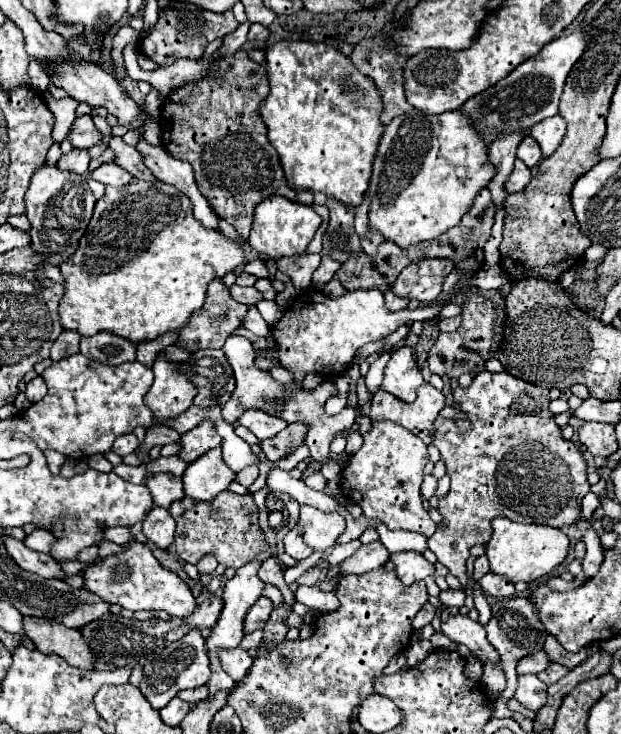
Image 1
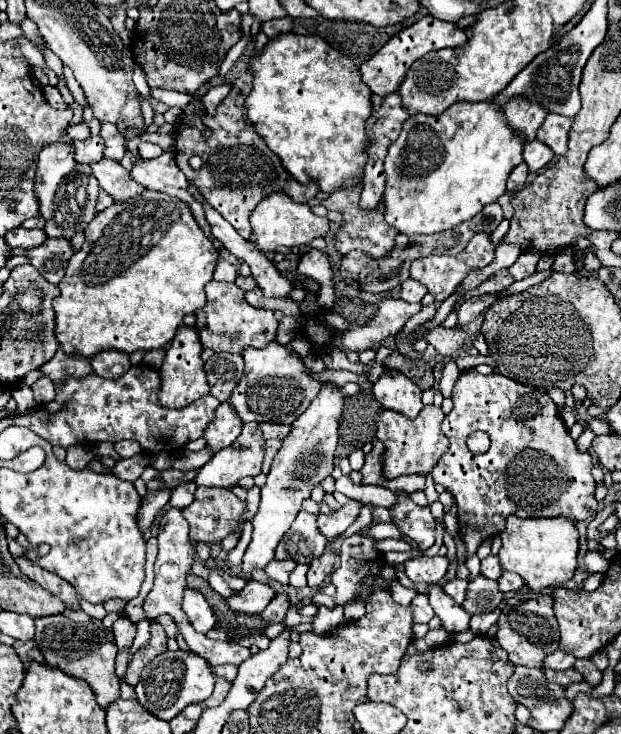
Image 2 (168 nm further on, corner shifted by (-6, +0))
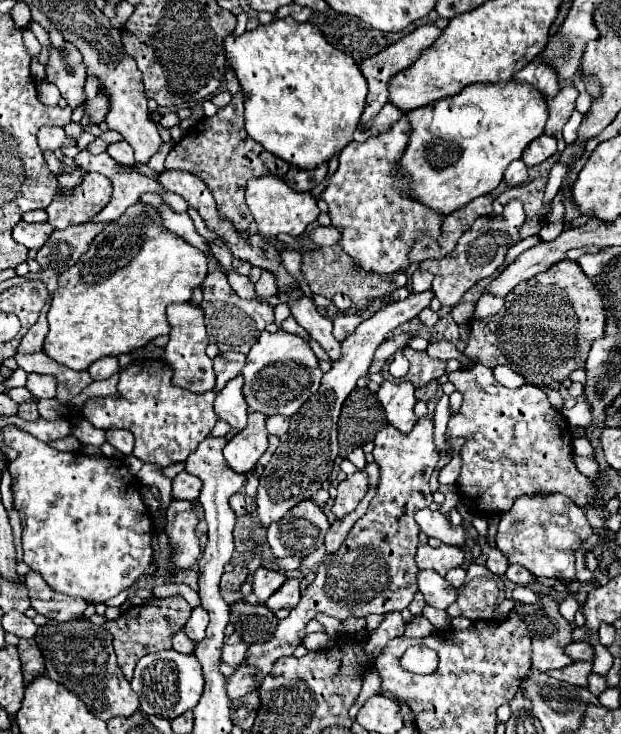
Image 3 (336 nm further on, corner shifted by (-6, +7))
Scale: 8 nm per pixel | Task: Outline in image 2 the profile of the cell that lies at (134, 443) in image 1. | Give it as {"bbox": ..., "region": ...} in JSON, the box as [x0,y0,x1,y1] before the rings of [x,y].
{"bbox":[114,440,140,458],"region":[[[120,440],[114,444],[114,450],[118,452],[120,458],[132,458],[140,452],[140,444],[136,444],[132,440]]]}

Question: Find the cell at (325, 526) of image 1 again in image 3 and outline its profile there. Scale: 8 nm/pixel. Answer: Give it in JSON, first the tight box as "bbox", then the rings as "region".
{"bbox":[332,471,368,519],"region":[[[356,471],[354,475],[340,481],[338,495],[336,495],[334,505],[332,505],[334,517],[340,519],[340,517],[352,513],[358,507],[358,503],[362,501],[362,497],[366,495],[366,491],[368,491],[368,475],[366,475],[366,471]]]}

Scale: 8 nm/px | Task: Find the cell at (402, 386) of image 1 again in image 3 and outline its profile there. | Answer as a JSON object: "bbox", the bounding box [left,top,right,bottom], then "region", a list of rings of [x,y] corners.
{"bbox":[378,381,416,433],"region":[[[384,381],[378,389],[378,399],[386,411],[388,423],[392,423],[402,433],[408,433],[414,427],[414,423],[416,423],[416,415],[414,415],[416,397],[414,397],[412,383]]]}

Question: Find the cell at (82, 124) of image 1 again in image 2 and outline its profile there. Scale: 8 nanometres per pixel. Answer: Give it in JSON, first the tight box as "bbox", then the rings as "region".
{"bbox":[100,124,126,162],"region":[[[102,124],[100,136],[106,140],[104,158],[112,158],[112,160],[118,160],[120,162],[122,156],[124,156],[124,152],[126,152],[126,138],[112,124]]]}

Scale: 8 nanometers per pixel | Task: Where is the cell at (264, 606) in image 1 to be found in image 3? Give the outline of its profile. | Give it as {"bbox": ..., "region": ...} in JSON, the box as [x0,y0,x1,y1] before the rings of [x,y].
{"bbox":[266,579,300,611],"region":[[[288,579],[268,601],[266,607],[270,611],[278,611],[278,609],[294,609],[300,601],[300,587],[298,587],[298,579]]]}

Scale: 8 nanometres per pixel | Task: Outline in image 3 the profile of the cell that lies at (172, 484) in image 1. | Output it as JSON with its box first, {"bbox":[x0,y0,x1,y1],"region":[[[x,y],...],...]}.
{"bbox":[172,471,200,501],"region":[[[182,471],[172,479],[172,497],[184,501],[196,501],[200,495],[200,479]]]}

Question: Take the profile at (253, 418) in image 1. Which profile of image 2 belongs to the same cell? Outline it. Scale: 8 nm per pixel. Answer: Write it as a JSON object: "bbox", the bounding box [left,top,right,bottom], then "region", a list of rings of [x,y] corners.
{"bbox":[260,422,290,440],"region":[[[264,422],[260,424],[262,432],[264,432],[264,440],[270,440],[270,438],[276,438],[276,440],[284,440],[290,432],[290,426],[286,424],[270,424],[270,422]]]}

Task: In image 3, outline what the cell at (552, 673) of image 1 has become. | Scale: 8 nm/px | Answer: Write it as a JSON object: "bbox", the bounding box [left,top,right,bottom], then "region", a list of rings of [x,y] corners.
{"bbox":[560,661,592,687],"region":[[[576,661],[572,665],[566,665],[560,669],[560,679],[564,679],[570,685],[578,685],[578,687],[586,687],[586,679],[592,671],[592,661]]]}

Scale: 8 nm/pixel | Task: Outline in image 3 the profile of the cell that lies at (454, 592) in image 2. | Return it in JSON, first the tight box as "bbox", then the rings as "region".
{"bbox":[444,567,466,589],"region":[[[456,567],[456,569],[450,569],[450,571],[448,571],[444,577],[446,577],[446,581],[448,581],[452,587],[456,587],[456,589],[458,589],[458,587],[464,583],[466,571],[464,571],[462,567]]]}

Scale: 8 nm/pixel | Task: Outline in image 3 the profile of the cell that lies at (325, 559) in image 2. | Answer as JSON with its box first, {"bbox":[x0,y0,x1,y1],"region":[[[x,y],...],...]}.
{"bbox":[324,489,376,555],"region":[[[368,489],[364,501],[360,501],[360,505],[358,505],[350,515],[346,515],[346,517],[342,517],[342,519],[336,519],[336,521],[330,525],[330,529],[328,529],[326,537],[324,537],[324,547],[326,547],[326,553],[328,553],[328,555],[332,555],[332,553],[336,553],[336,549],[340,549],[340,545],[344,543],[348,531],[352,529],[352,525],[356,523],[356,519],[360,519],[360,517],[366,513],[368,503],[372,501],[374,495],[376,495],[376,489]]]}

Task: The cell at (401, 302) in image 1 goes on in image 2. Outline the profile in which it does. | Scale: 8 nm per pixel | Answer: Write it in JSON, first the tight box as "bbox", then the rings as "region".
{"bbox":[400,280,428,302],"region":[[[406,280],[402,282],[402,290],[400,290],[400,296],[404,302],[420,302],[424,298],[428,290],[424,288],[424,284],[416,282],[416,280]]]}

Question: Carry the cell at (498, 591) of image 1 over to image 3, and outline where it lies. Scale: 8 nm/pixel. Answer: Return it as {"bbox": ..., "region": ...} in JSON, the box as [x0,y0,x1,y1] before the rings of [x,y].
{"bbox":[504,565,536,585],"region":[[[510,565],[508,571],[504,573],[504,577],[516,585],[530,585],[536,579],[532,577],[532,573],[528,573],[528,569],[520,569],[520,565]]]}

